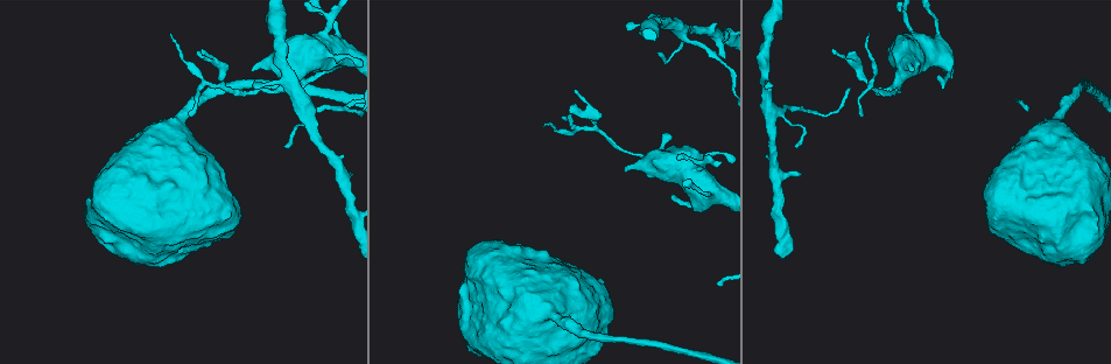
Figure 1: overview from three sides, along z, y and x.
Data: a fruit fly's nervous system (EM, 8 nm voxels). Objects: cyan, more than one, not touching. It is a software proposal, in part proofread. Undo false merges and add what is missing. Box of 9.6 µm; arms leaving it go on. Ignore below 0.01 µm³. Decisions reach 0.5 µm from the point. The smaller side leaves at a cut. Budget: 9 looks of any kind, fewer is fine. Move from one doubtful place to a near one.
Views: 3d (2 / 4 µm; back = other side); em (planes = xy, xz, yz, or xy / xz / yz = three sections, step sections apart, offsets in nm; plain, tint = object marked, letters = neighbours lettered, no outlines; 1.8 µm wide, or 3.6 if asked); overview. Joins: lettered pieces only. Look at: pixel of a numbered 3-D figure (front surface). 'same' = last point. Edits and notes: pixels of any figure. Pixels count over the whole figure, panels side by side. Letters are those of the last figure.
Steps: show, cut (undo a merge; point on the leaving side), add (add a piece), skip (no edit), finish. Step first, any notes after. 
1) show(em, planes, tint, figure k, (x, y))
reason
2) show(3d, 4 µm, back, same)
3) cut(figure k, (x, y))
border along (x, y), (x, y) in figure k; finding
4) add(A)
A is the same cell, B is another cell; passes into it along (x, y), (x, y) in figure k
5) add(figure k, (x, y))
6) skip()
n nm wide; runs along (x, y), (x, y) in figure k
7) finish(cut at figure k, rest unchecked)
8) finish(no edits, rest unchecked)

show(em, xy, step 4, tint, figure 1, (306, 110))
thick turns thin

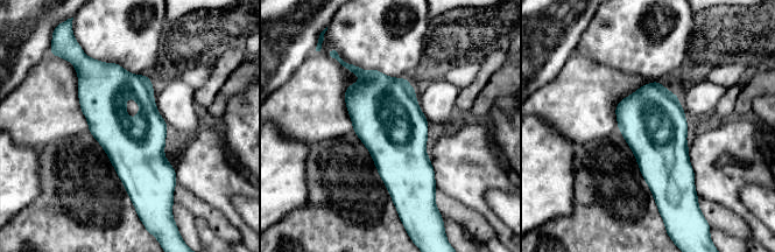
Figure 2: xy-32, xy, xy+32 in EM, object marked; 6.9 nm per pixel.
show(em, planes, letters, same)
cut it another way

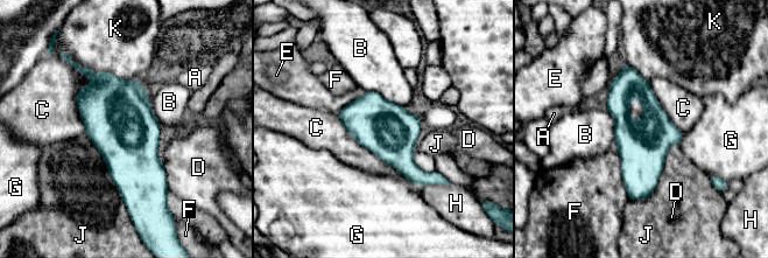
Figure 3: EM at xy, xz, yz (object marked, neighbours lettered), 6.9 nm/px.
skip()
A, B, C, D, E, F, G, H, J and K are other cells; one neuron here

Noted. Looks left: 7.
show(3d, 4 µm, figure 1, (717, 196))
sudden change in width

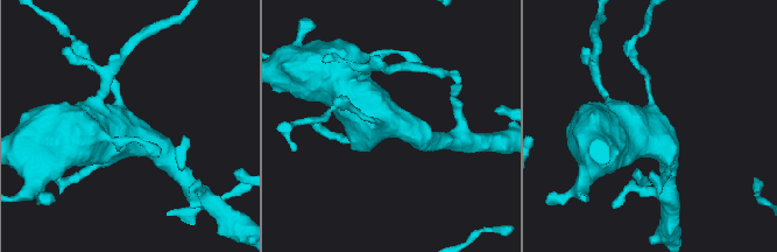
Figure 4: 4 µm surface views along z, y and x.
show(em, 3.6 µm, planes, letters, figure 4, (135, 135))

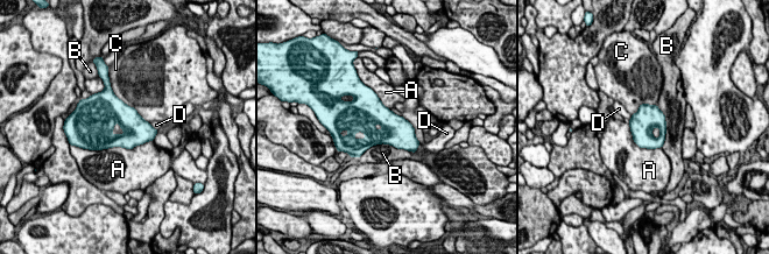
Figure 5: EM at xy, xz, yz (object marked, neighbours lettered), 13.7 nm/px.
skip()
A, B, C and D are other cells; border along (648, 103), (642, 103), (632, 114) in figure 5; continuous, no second neuron

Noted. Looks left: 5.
show(em, planes, letters, figure 1, (913, 69))
free end

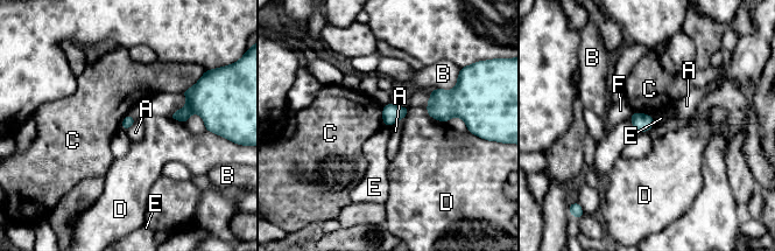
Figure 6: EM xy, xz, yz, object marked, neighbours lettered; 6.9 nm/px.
skip()
A, B, C, D, E and F are other cells; no lettered piece goes on from it

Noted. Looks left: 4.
show(em, planes, letters, figure 1, (571, 113))
an open end

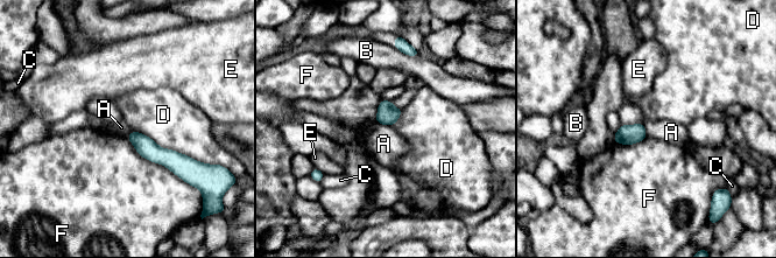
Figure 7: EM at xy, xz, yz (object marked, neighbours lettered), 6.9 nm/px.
skip()
A, B, C, D, E and F are other cells; runs along (131, 137), (159, 155), (187, 159) in figure 7; none of them fits

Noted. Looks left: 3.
finish(no edits, rest unchecked)

